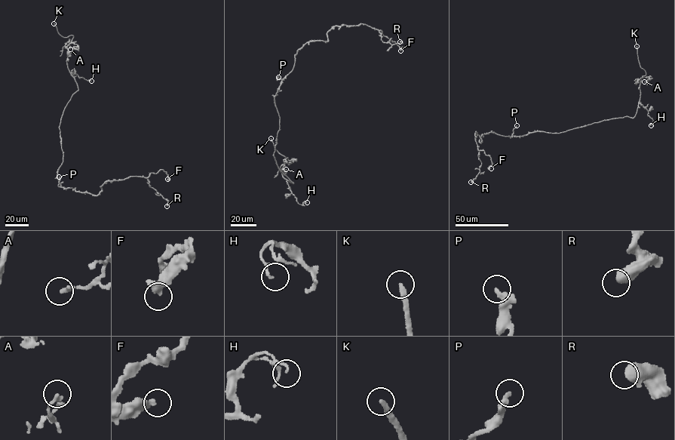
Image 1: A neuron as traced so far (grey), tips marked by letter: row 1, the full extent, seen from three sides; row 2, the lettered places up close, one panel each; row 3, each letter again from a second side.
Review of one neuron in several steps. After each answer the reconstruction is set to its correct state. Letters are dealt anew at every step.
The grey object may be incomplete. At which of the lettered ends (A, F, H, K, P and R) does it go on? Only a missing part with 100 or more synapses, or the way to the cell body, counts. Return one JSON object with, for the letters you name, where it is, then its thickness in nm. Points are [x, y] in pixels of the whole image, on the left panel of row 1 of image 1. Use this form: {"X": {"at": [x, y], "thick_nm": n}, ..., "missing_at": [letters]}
{"K": {"at": [53, 23], "thick_nm": 240}, "missing_at": ["K"]}

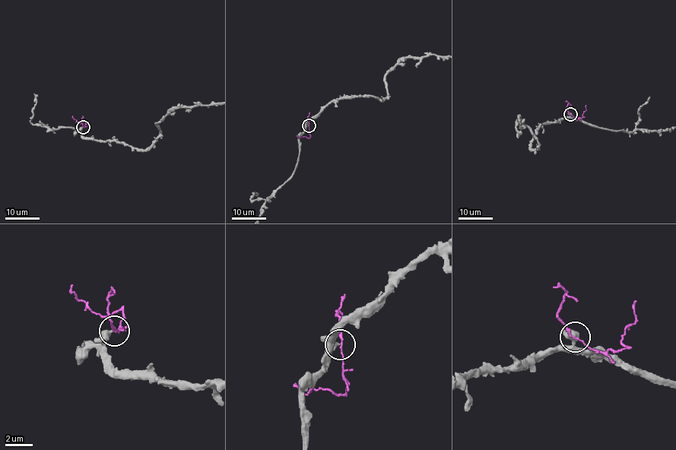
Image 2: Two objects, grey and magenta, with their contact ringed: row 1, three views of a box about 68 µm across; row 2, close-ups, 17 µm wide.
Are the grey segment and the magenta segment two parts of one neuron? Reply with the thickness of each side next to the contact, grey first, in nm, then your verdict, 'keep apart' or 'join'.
calibres 480 and 130 nm; keep apart

